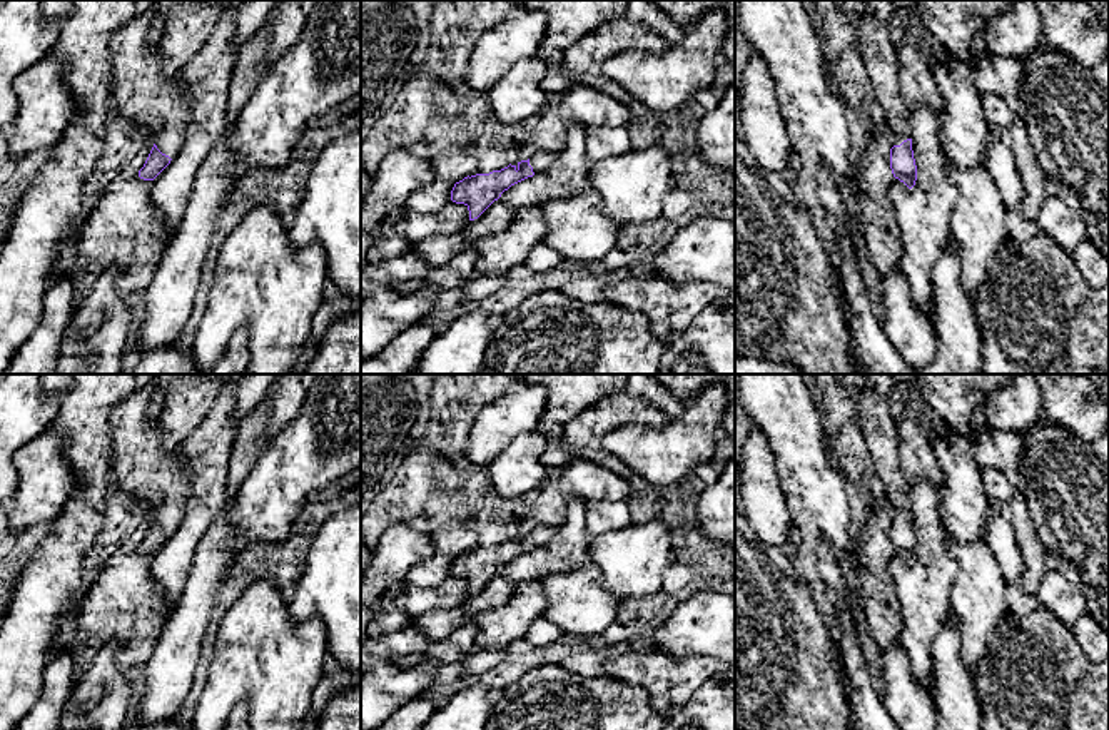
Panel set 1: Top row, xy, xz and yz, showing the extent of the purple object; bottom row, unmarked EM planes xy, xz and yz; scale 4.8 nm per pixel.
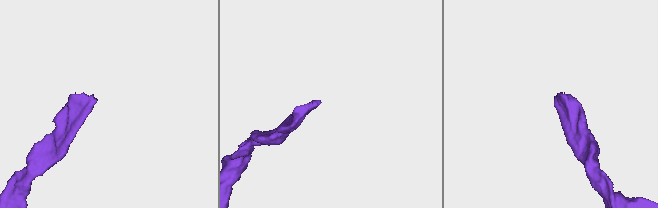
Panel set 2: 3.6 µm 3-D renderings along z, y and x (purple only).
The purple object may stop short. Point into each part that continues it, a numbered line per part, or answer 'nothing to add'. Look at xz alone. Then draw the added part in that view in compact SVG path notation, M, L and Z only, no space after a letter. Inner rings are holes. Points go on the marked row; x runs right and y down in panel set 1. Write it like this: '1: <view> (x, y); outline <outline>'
1: xz (538, 161); outline M533 152L529 157L529 165L533 167L533 172L538 174L551 165L556 157L558 152Z

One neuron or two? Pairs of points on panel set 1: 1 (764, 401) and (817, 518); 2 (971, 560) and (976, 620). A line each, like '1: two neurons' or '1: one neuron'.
1: one neuron
2: one neuron

